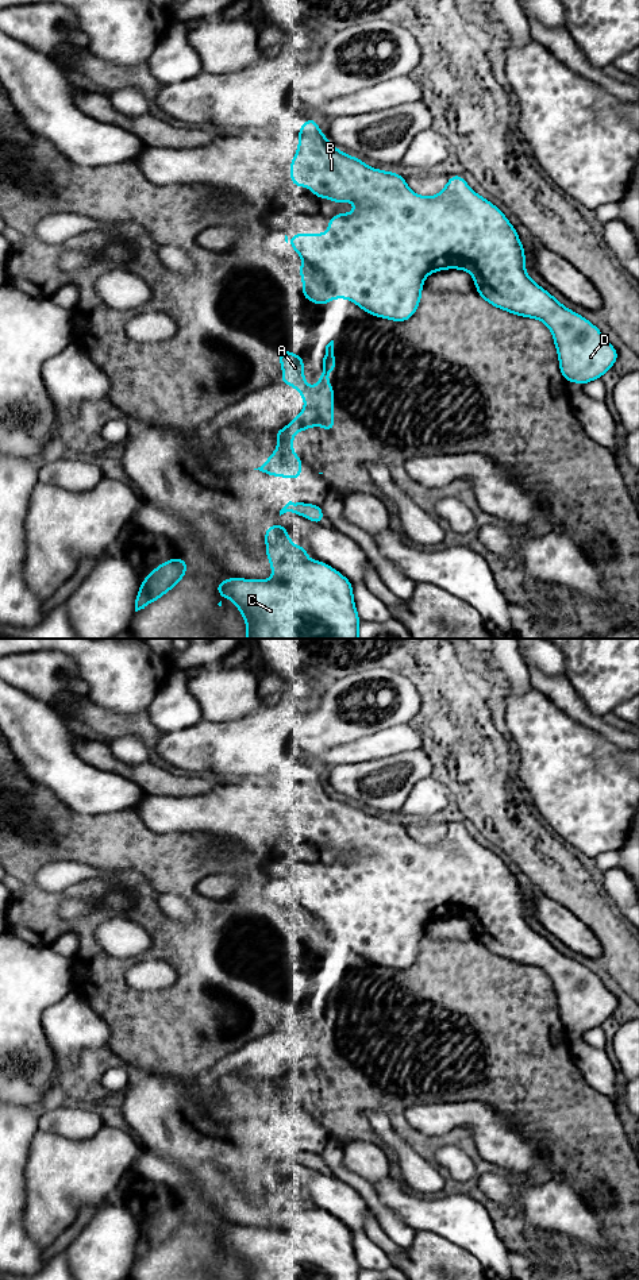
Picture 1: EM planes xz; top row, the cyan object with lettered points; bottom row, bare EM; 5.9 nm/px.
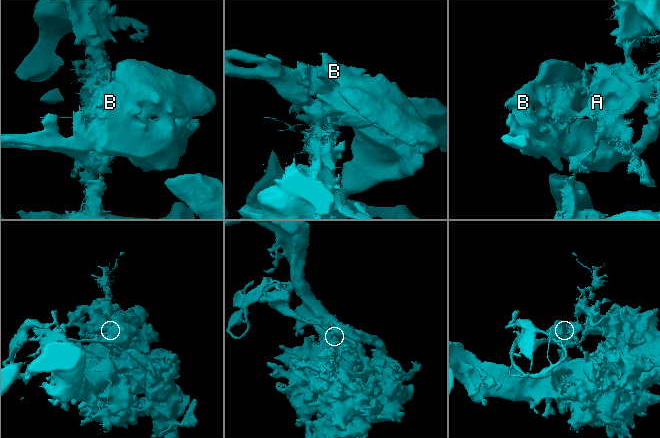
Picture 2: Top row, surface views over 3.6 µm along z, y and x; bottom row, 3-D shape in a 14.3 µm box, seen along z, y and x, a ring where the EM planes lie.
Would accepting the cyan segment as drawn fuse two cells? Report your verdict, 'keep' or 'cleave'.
cleave

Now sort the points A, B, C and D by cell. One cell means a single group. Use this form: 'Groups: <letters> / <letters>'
Groups: A C / B D

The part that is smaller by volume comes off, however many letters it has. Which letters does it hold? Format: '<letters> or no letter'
B, D

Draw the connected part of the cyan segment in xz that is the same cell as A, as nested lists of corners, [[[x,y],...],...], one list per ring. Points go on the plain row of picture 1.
[[[334,988],[326,994],[326,1005],[317,1034],[309,1036],[304,1026],[304,1007],[289,998],[278,998],[282,1026],[280,1032],[296,1036],[305,1050],[305,1056],[285,1075],[274,1079],[278,1092],[269,1107],[258,1117],[272,1125],[288,1127],[301,1126],[303,1106],[293,1102],[293,1083],[307,1076],[322,1073],[323,1079],[336,1079],[334,1075],[334,1034],[328,1032],[328,1021],[336,1018]]]

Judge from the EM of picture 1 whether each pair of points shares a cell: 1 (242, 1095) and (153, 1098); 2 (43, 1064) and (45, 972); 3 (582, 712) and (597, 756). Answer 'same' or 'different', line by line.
1: different
2: same
3: different

